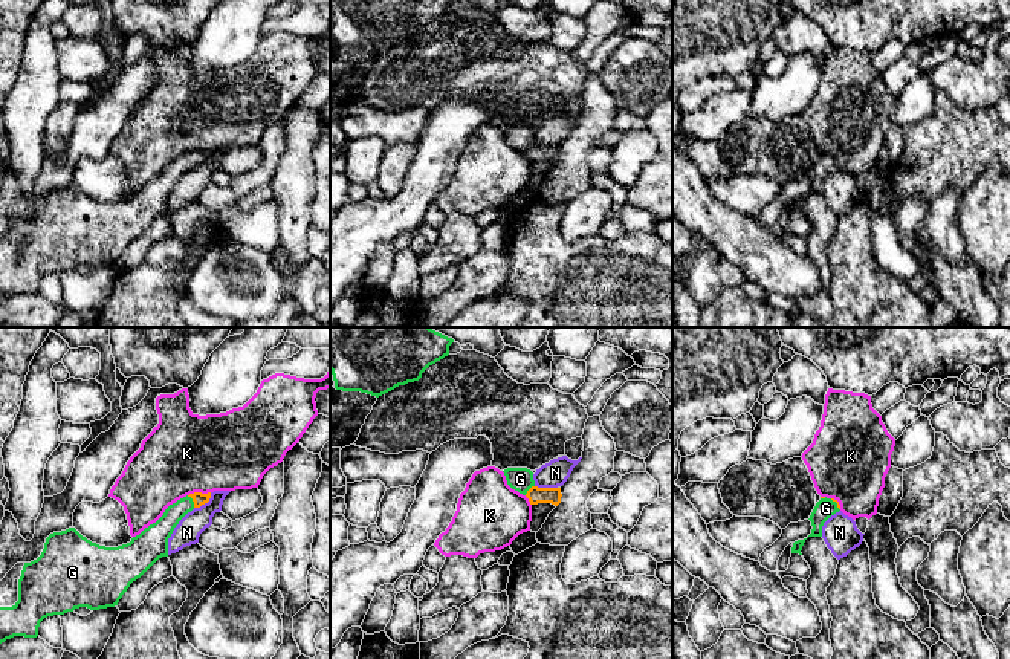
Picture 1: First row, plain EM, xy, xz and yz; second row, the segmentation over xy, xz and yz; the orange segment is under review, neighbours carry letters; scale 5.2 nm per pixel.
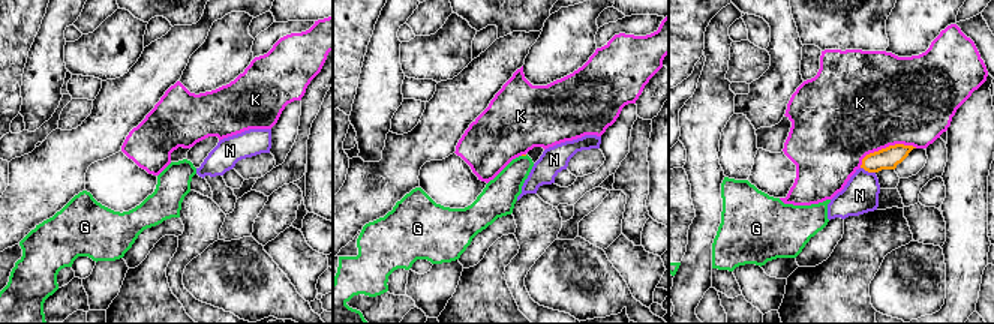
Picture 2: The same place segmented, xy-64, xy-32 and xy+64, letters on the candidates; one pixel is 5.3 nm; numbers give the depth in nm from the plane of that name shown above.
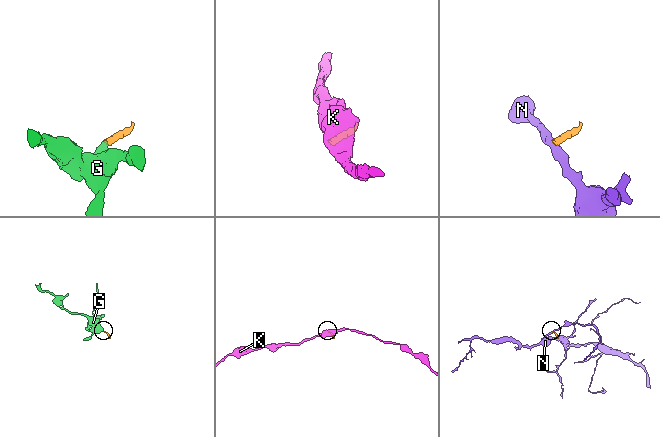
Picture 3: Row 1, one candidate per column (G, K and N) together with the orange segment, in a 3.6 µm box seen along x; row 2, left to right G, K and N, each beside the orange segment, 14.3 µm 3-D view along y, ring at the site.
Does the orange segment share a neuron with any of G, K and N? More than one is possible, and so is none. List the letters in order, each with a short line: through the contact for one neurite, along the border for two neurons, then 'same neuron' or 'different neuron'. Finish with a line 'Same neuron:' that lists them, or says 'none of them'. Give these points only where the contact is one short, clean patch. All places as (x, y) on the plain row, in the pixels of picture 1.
G: xy (199, 156), (193, 158), (158, 190) | same neuron
K: different neuron
N: xy (211, 150), (207, 159), (194, 165) | different neuron
Same neuron: G

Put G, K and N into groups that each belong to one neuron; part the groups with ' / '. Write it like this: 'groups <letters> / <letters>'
groups G / K / N

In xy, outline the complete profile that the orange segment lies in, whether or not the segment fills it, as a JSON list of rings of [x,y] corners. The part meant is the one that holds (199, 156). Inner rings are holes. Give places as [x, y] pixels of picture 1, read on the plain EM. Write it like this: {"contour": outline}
{"contour": [[[194,150],[177,157],[156,180],[118,205],[92,200],[75,185],[50,191],[37,217],[17,220],[0,239],[0,301],[14,294],[37,295],[40,280],[47,274],[64,272],[79,265],[99,268],[118,263],[133,239],[159,216],[168,214],[168,196],[179,179],[209,156],[211,150]]]}

